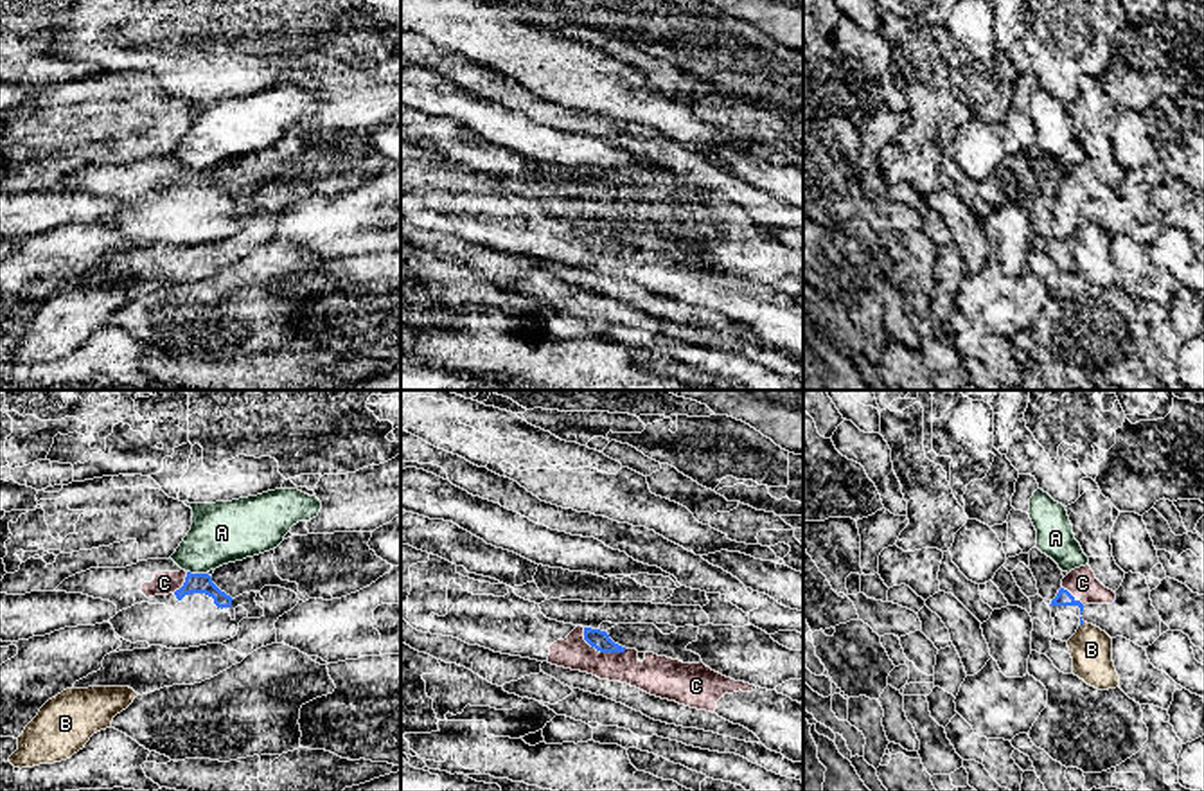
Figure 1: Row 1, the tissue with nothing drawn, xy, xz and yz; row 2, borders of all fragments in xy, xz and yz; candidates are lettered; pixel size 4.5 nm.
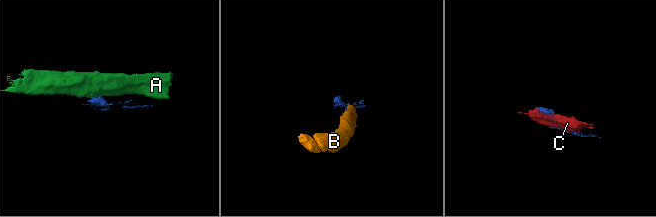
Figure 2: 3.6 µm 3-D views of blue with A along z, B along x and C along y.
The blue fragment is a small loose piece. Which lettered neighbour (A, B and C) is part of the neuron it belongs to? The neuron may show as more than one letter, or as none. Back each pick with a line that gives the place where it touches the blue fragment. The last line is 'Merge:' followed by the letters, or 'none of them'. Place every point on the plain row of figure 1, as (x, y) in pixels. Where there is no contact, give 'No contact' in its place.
C: Touches blue at xz (601, 248)
Merge: C

